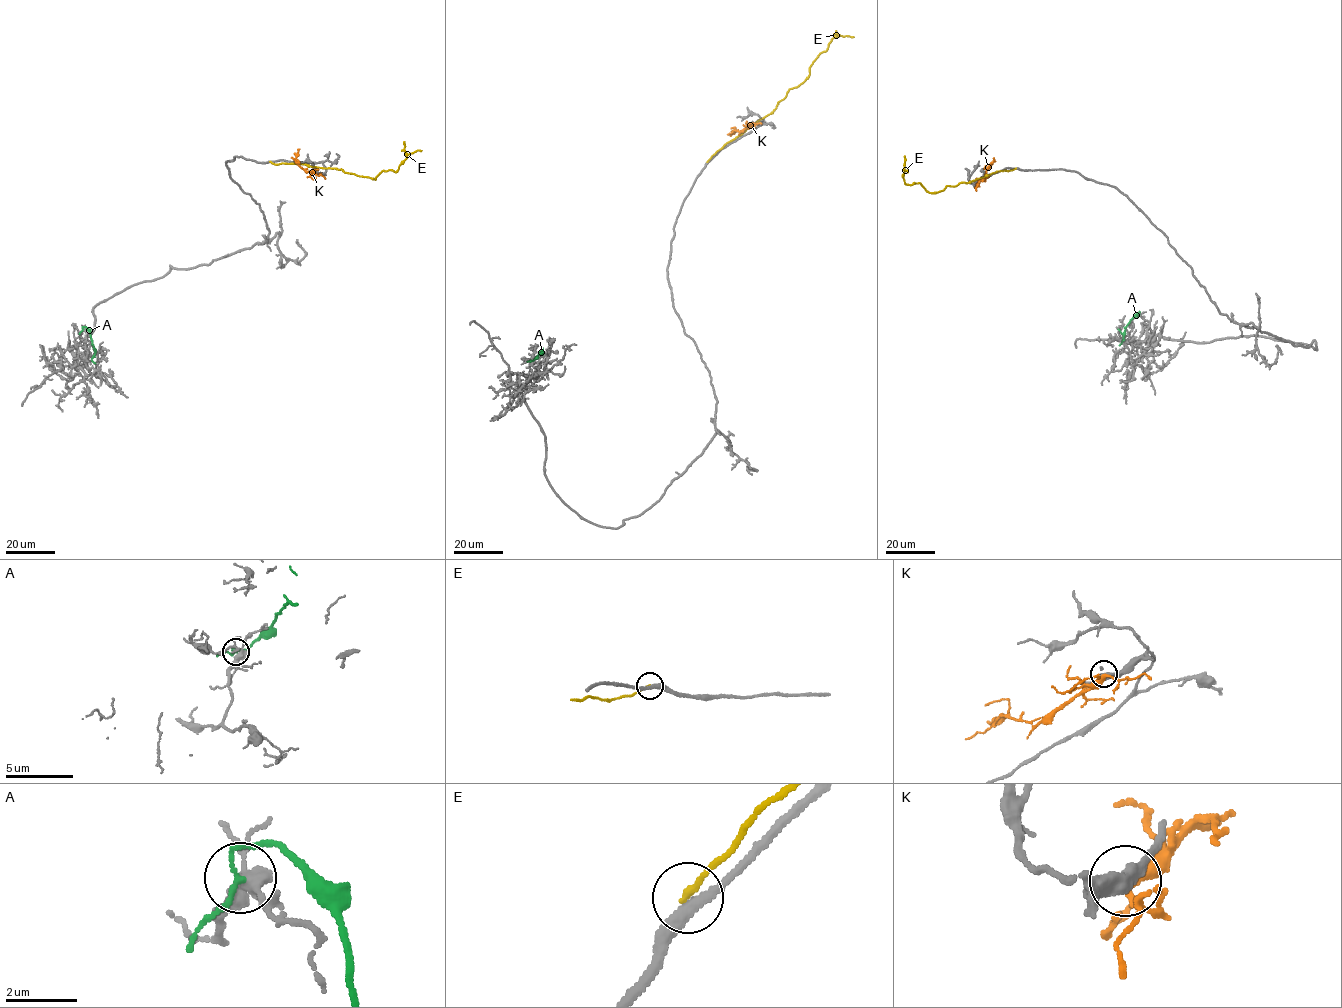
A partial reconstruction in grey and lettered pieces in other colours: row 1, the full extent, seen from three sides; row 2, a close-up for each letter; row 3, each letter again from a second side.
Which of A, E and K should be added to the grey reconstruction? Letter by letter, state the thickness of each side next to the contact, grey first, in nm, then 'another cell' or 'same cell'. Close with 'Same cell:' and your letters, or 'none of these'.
A: 300 nm thick on the grey side, 120 nm on the other; another cell
E: 300 nm thick on the grey side, 170 nm on the other; another cell
K: 140 nm thick on the grey side, 280 nm on the other; another cell
Same cell: none of these

